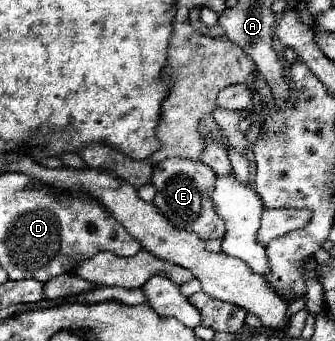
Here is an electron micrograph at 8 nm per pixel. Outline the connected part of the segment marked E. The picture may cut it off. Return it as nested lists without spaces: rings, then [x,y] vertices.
[[[169,158],[169,160],[161,162],[157,166],[155,174],[153,174],[153,186],[157,190],[153,204],[179,230],[195,232],[195,234],[199,234],[201,240],[223,238],[225,236],[225,222],[213,210],[213,200],[211,200],[213,184],[215,184],[215,174],[203,162],[189,162],[189,160],[183,160],[183,158]]]

